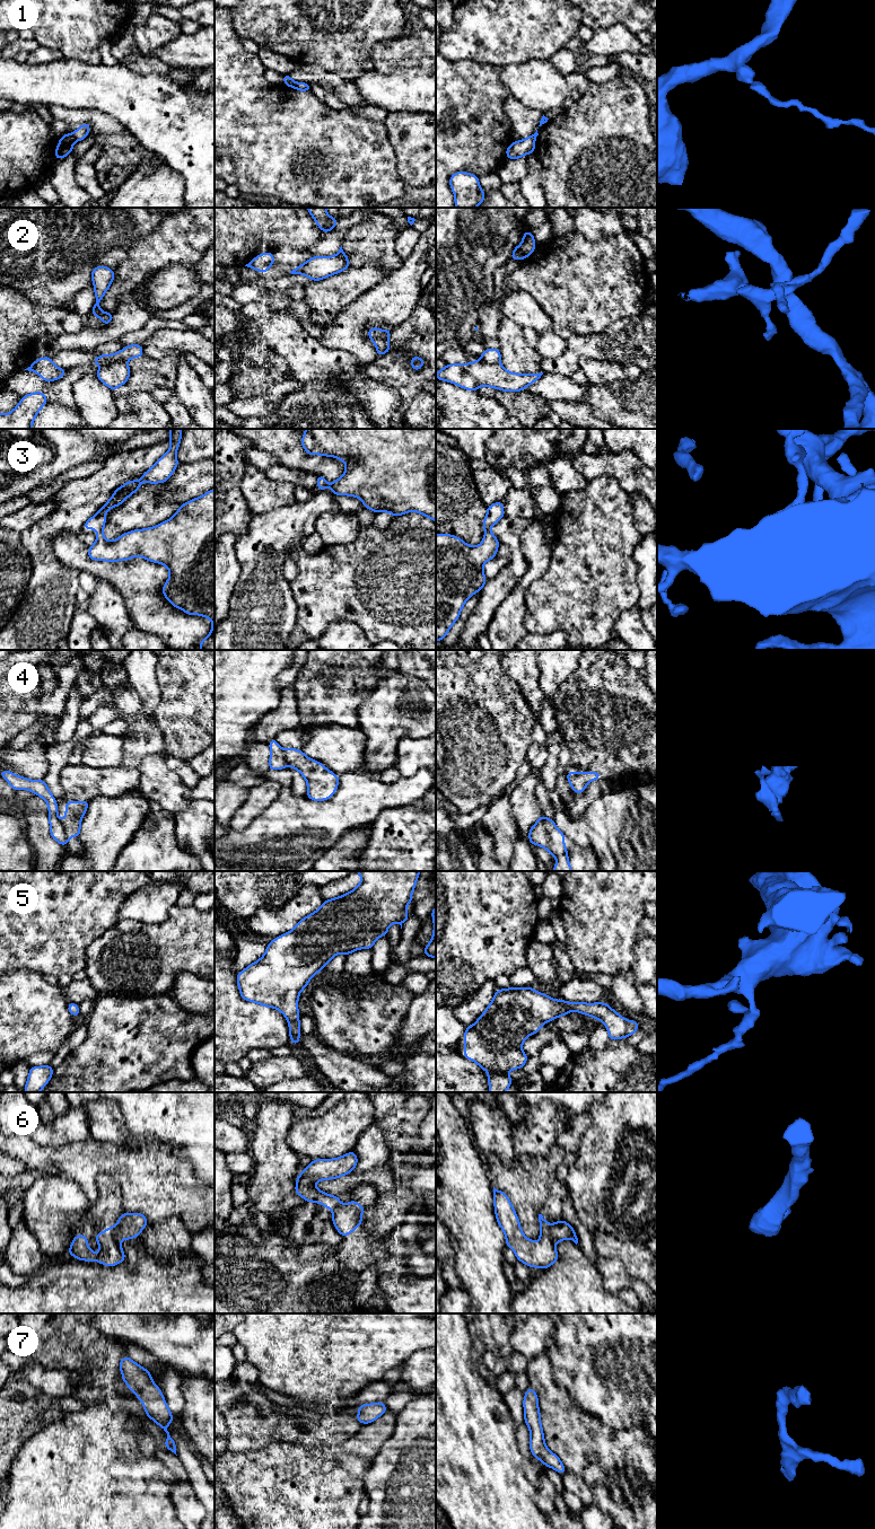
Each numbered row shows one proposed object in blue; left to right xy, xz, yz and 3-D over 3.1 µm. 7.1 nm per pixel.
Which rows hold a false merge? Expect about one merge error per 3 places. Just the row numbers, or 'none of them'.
1, 2, 4, 6

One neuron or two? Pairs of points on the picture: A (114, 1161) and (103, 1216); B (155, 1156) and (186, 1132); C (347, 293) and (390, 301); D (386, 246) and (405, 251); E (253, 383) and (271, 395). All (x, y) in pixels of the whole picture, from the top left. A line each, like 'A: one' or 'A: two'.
A: two
B: two
C: two
D: two
E: two

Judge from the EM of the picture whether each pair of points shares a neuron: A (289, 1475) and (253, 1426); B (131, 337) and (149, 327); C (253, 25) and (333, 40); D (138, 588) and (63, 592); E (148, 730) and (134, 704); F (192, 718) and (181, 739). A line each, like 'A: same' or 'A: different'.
A: different
B: same
C: same
D: different
E: same
F: same

